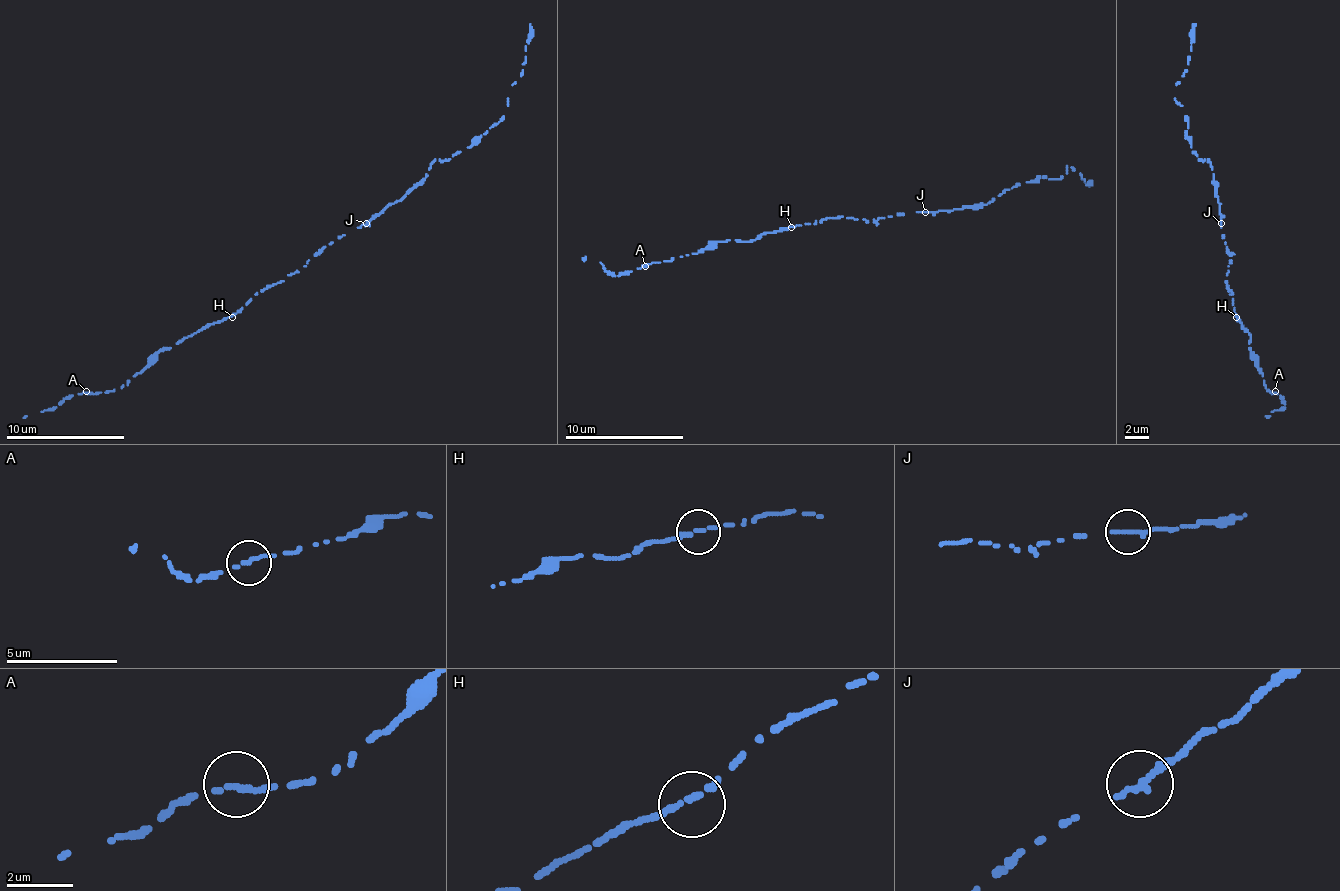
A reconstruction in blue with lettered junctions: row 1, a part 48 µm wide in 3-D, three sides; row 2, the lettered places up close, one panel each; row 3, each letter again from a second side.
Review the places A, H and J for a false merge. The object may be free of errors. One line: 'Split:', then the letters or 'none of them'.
Split: none of them

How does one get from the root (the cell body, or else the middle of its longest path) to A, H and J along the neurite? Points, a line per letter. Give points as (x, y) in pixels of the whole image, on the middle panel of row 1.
A: (868, 221), (841, 215), (824, 218), (815, 224), (761, 233), (749, 242), (711, 242), (696, 254), (645, 266)
H: (868, 221), (838, 215), (815, 221), (815, 224), (791, 227)
J: (868, 221), (904, 212), (925, 212)

